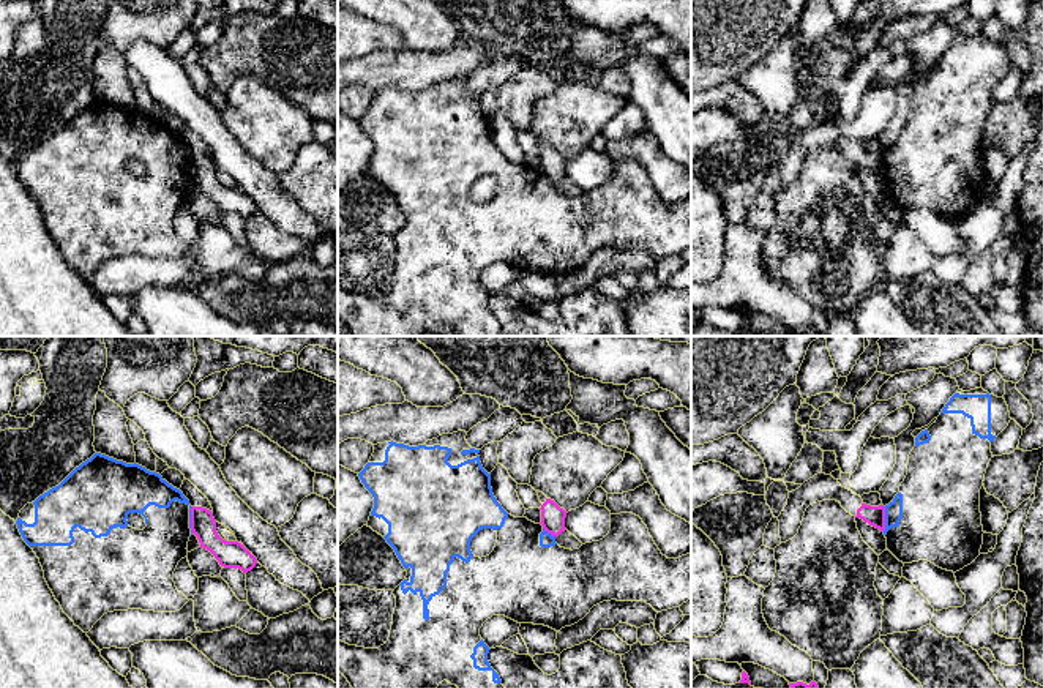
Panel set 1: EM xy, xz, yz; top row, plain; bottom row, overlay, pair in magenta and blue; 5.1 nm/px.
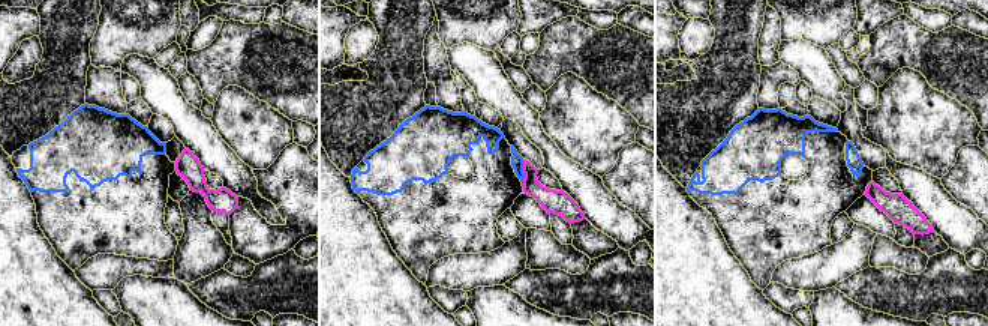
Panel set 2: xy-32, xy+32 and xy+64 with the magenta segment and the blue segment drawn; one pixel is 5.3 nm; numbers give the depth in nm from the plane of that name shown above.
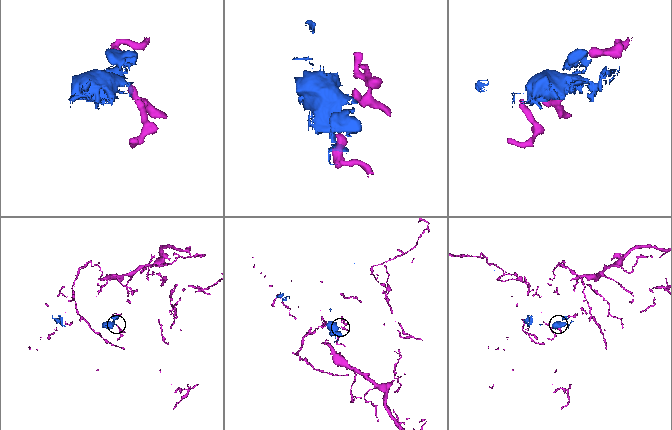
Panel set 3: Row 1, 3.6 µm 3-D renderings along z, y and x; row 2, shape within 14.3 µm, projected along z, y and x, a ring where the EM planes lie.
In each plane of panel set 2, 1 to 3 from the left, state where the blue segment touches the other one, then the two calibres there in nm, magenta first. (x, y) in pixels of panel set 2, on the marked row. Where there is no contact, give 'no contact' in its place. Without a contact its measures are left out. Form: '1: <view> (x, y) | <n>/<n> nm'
1: no contact
2: xy+32 (523, 172) | 130/60 nm
3: no contact

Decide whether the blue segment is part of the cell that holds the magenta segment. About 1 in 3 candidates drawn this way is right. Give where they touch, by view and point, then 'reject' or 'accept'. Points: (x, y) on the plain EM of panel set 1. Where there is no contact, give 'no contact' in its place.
xy (191, 166) | reject

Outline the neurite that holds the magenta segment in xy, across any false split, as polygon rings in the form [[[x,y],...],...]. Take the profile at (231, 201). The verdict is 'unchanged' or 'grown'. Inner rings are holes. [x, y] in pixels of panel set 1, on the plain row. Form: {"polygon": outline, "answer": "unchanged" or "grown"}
{"polygon": [[[202,153],[191,155],[191,177],[197,183],[200,194],[210,197],[224,215],[251,218],[257,205],[238,188],[226,188],[216,178],[213,159]]], "answer": "unchanged"}

